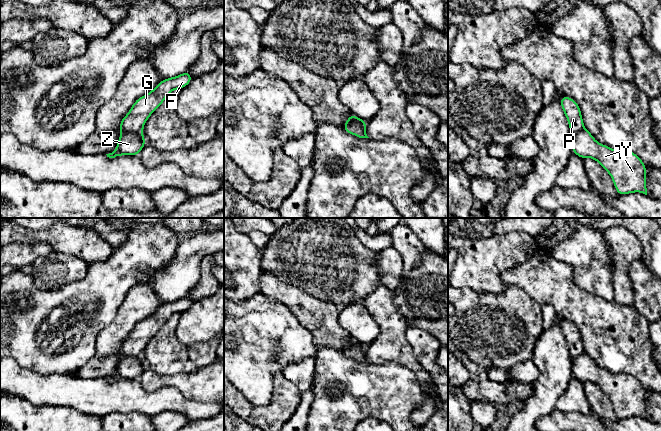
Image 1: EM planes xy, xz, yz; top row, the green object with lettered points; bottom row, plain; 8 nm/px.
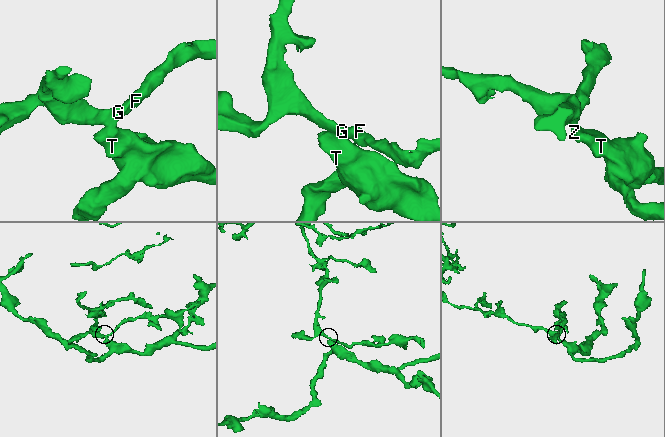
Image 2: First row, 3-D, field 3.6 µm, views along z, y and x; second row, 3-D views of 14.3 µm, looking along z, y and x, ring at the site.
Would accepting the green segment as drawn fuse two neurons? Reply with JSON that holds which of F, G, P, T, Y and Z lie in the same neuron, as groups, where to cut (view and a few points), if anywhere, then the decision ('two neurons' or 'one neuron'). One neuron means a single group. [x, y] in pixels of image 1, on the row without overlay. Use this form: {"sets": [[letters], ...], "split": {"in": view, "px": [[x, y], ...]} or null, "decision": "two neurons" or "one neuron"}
{"sets": [["F", "G", "P"], ["T", "Y", "Z"]], "split": {"in": "xy", "px": [[121, 355], [130, 355], [141, 359]]}, "decision": "two neurons"}

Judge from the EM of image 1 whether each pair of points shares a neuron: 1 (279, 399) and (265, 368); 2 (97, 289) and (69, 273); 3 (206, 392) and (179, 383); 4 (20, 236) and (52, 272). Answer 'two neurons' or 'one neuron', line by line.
1: two neurons
2: two neurons
3: one neuron
4: two neurons

